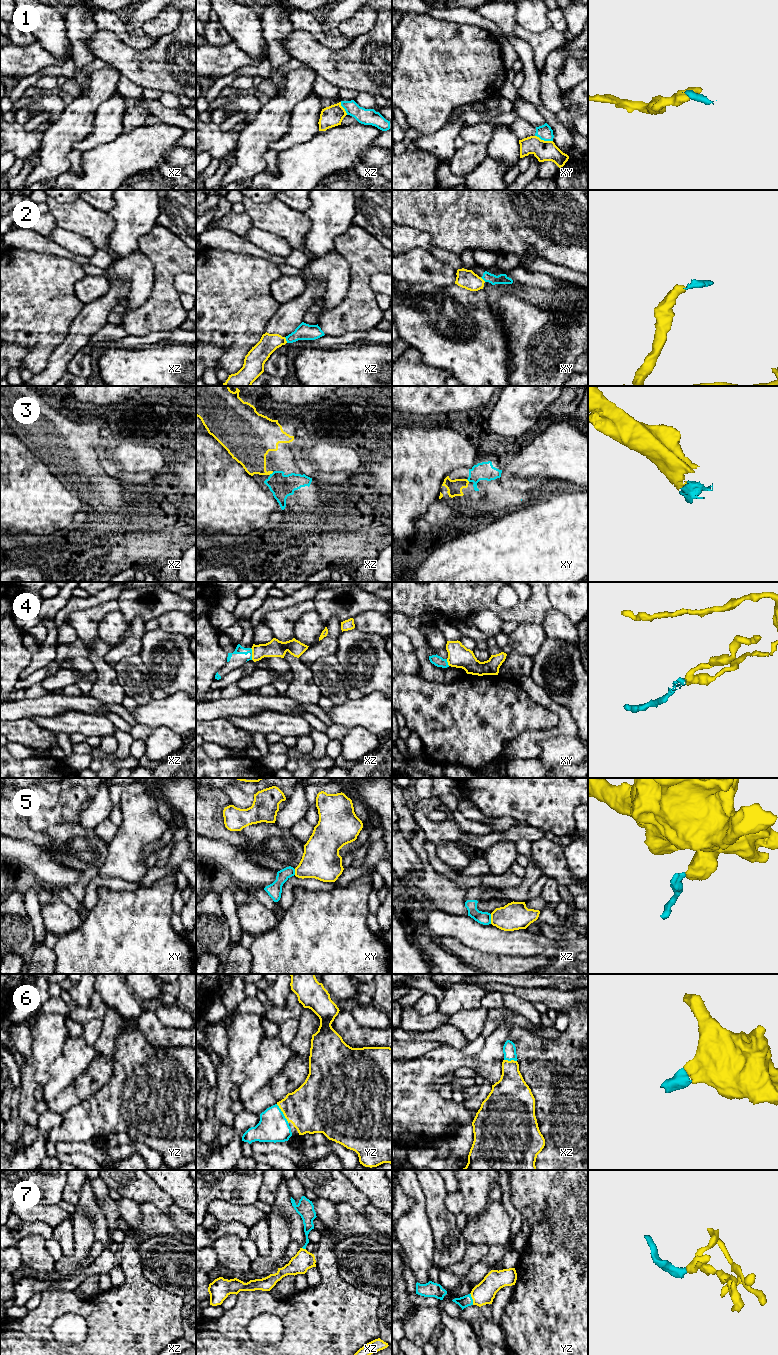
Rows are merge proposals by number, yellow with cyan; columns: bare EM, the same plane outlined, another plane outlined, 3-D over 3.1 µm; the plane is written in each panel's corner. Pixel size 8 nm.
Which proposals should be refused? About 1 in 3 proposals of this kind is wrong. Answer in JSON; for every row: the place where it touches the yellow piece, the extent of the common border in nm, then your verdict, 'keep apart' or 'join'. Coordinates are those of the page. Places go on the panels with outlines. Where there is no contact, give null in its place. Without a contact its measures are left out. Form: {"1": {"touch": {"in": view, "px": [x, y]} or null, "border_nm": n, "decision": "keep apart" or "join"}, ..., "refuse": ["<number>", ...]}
{"1": {"touch": {"in": "xy", "px": [543, 140]}, "border_nm": 150, "decision": "keep apart"}, "2": {"touch": {"in": "xz", "px": [285, 340]}, "border_nm": 50, "decision": "keep apart"}, "3": {"touch": {"in": "xz", "px": [271, 473]}, "border_nm": 40, "decision": "join"}, "4": {"touch": {"in": "xz", "px": [252, 654]}, "border_nm": 100, "decision": "keep apart"}, "5": {"touch": {"in": "xz", "px": [491, 919]}, "border_nm": 80, "decision": "keep apart"}, "6": {"touch": {"in": "yz", "px": [283, 1113]}, "border_nm": 190, "decision": "join"}, "7": {"touch": {"in": "yz", "px": [473, 1299]}, "border_nm": 100, "decision": "join"}, "refuse": ["1", "2", "4", "5"]}

